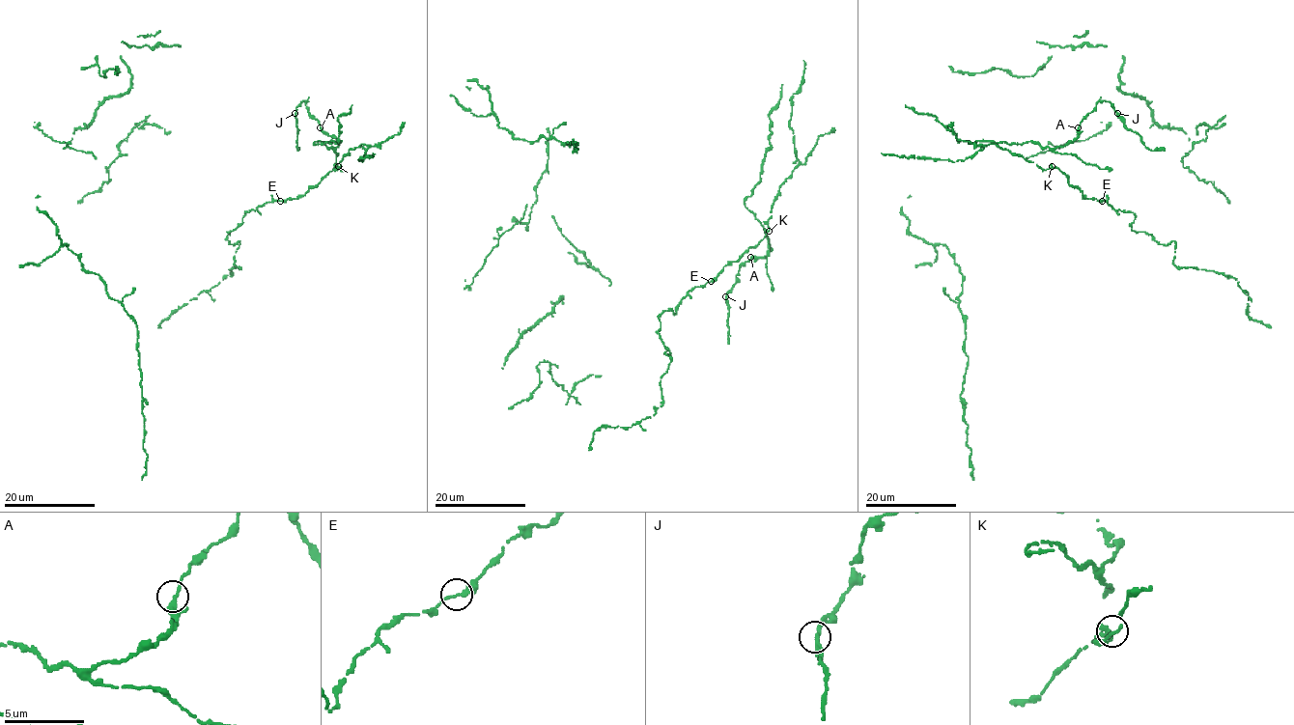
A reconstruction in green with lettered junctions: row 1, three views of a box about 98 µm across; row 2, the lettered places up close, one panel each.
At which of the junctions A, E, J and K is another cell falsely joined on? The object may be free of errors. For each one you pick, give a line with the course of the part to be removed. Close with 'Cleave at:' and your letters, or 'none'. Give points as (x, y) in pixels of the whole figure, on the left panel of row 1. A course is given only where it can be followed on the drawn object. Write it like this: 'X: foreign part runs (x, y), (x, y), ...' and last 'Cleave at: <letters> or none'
Cleave at: none

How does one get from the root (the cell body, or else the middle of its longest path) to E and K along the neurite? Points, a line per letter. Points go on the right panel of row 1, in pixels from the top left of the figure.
E: (1119, 209), (1102, 201)
K: (1119, 209), (1105, 201), (1085, 199), (1078, 188), (1069, 183), (1069, 178), (1052, 166)

